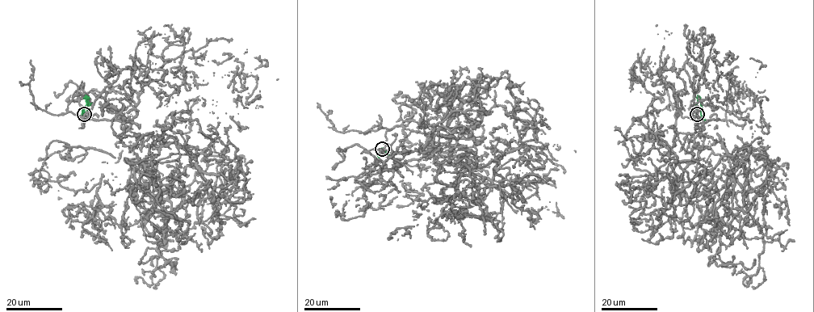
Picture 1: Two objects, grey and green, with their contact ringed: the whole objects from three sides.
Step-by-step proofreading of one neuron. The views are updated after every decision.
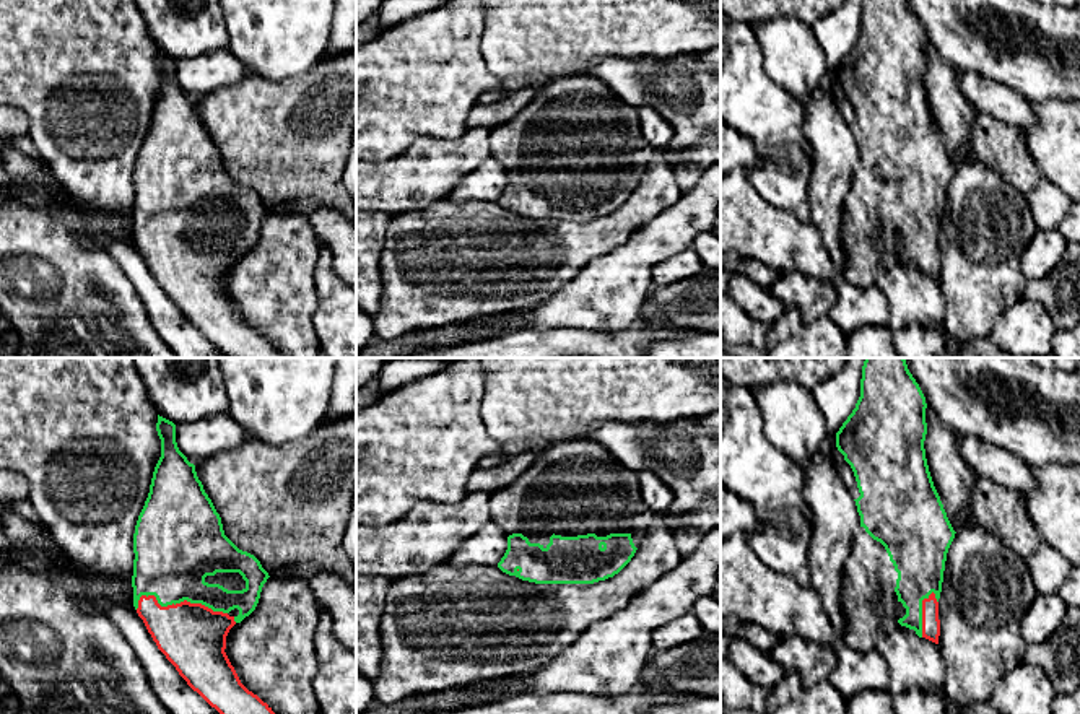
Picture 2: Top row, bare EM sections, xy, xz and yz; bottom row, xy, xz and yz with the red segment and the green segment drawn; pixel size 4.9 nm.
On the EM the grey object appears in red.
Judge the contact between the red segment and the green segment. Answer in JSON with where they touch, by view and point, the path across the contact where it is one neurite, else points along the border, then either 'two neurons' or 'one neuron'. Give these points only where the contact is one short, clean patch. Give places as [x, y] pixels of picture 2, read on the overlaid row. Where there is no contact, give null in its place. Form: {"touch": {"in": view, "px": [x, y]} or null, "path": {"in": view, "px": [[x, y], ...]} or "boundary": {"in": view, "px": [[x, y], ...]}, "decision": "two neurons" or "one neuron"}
{"touch": {"in": "xy", "px": [178, 604]}, "decision": "one neuron"}

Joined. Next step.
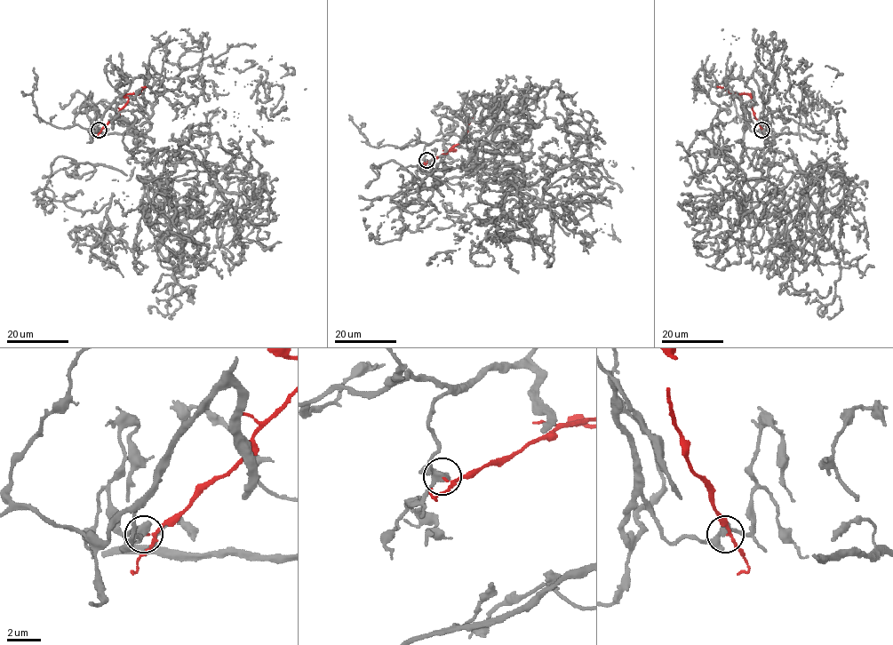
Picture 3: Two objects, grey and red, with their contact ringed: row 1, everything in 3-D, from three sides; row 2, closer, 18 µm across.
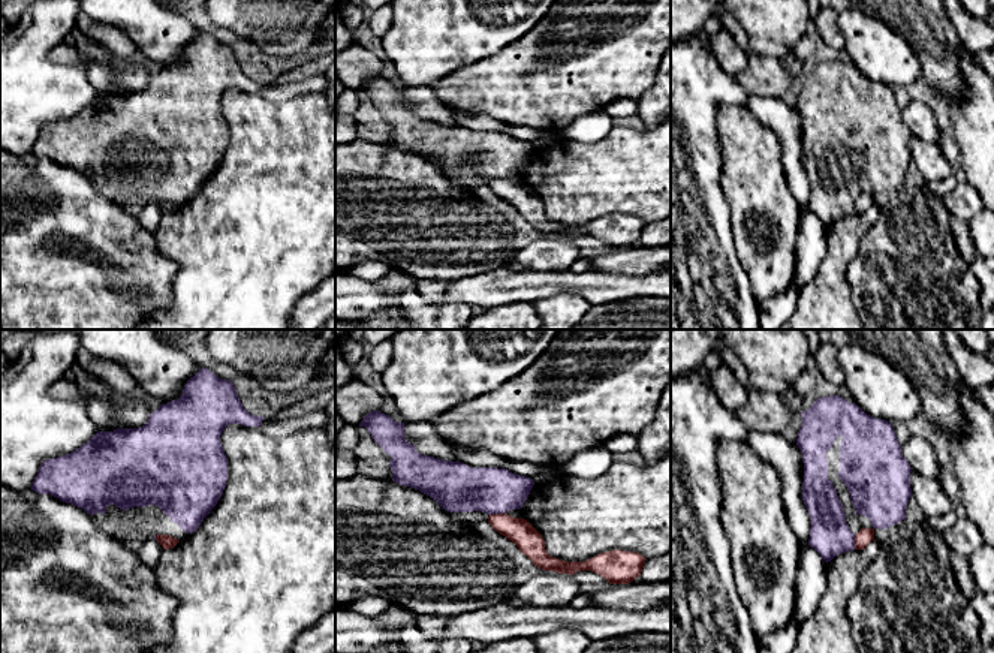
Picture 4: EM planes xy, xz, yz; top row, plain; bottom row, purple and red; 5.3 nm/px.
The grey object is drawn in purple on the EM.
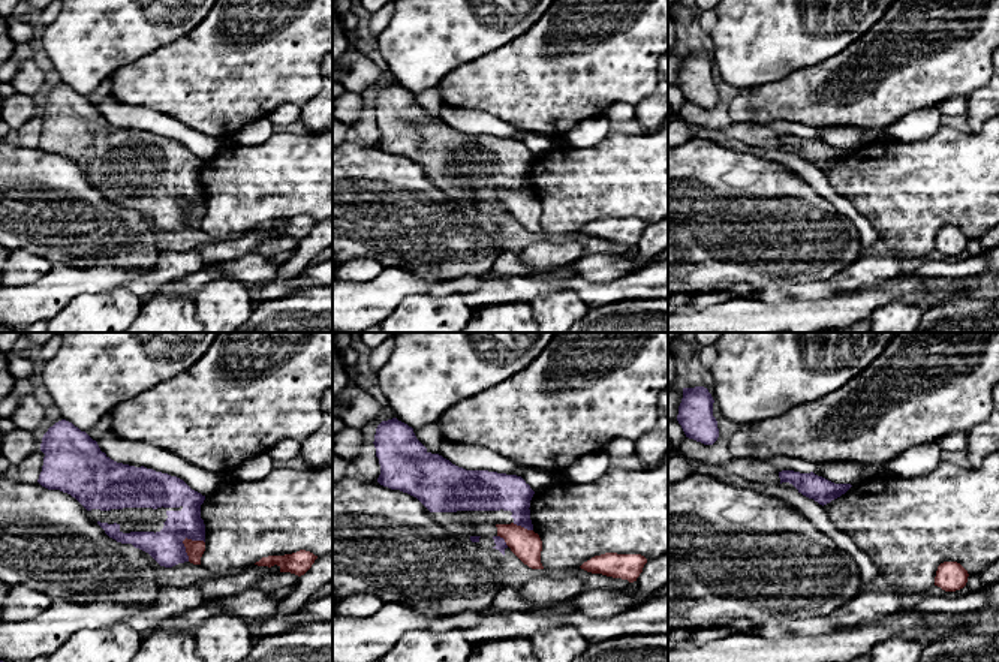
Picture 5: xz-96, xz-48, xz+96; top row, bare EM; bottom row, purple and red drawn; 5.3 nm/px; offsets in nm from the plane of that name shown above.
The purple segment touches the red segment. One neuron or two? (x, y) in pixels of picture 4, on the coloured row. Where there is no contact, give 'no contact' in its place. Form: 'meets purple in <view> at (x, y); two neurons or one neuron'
meets purple in xz at (497, 512); two neurons

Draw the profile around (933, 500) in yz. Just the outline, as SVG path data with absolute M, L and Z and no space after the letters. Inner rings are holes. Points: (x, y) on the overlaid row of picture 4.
M910 472L912 496L919 508L928 517L939 517L948 512L957 512L960 506L948 497L943 487L936 478L927 478L918 472Z

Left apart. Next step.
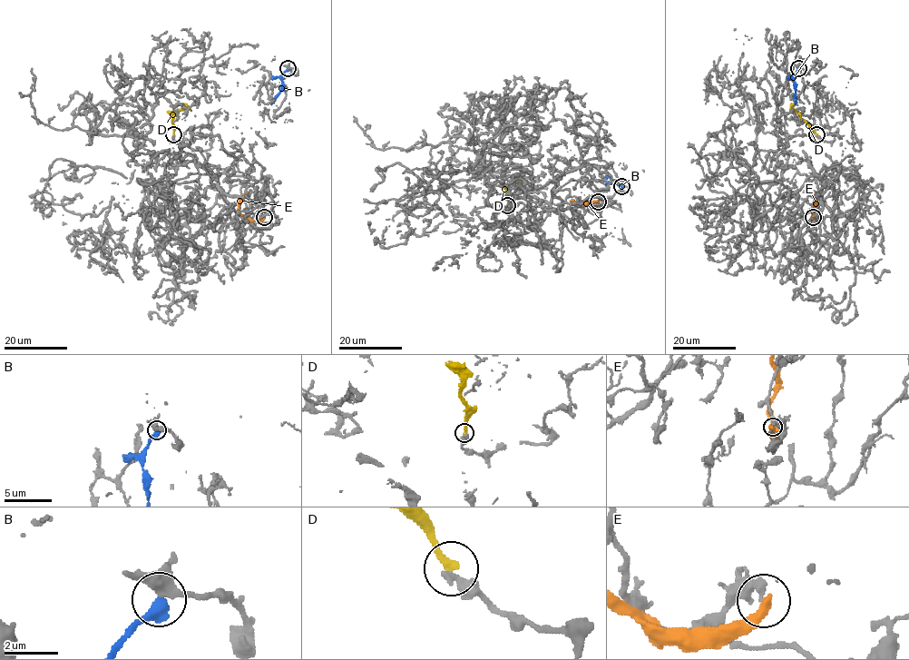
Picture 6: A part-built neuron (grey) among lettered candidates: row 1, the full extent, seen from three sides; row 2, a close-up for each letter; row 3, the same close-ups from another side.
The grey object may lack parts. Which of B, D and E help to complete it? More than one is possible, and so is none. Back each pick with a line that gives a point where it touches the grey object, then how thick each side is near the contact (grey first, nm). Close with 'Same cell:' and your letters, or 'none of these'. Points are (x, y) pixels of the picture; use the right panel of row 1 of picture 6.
Same cell: none of these

